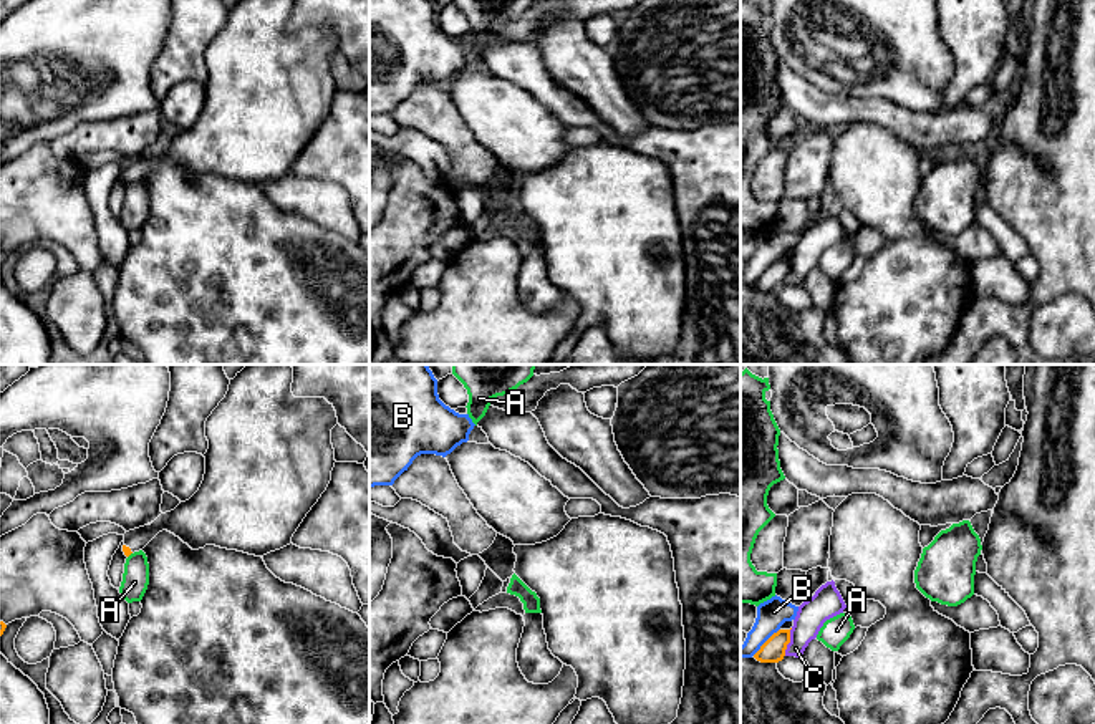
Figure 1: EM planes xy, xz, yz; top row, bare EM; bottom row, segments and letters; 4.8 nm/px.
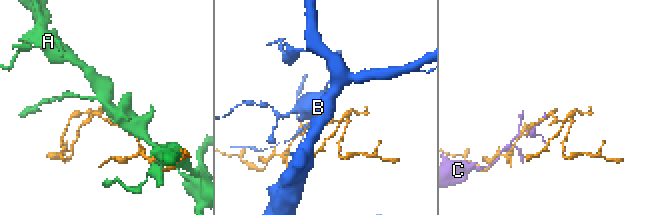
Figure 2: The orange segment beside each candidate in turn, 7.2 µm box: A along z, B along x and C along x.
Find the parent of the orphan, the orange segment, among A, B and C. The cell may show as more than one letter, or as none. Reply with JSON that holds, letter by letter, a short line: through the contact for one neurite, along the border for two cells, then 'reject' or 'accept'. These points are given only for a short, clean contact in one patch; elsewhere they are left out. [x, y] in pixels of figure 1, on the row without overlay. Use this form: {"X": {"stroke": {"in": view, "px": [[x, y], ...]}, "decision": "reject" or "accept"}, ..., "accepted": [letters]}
{"A": {"decision": "reject"}, "B": {"decision": "reject"}, "C": {"decision": "reject"}, "accepted": []}

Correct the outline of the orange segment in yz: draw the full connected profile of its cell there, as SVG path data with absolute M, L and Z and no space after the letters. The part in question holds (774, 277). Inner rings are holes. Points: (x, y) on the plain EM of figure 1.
M779 258L760 275L754 287L760 292L779 292L784 288L789 272L790 258Z

